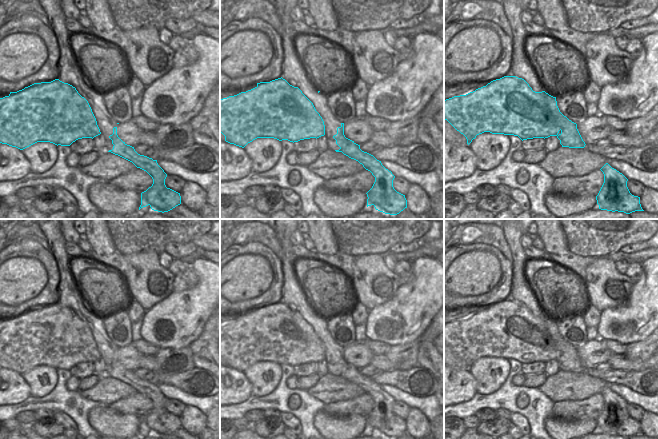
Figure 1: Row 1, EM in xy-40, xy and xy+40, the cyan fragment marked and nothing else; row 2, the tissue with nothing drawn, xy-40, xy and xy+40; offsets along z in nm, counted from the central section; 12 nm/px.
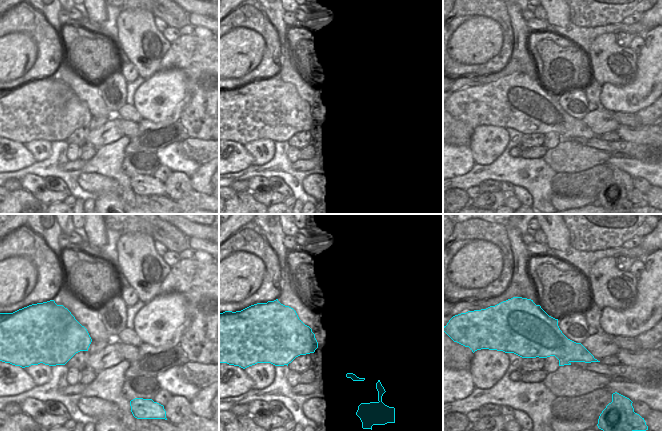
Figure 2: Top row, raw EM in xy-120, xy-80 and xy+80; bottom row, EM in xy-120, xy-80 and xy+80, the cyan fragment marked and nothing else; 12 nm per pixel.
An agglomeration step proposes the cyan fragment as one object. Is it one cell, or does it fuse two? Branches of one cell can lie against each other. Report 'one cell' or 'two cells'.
two cells

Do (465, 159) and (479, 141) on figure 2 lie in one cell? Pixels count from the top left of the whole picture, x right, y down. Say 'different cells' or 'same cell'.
different cells

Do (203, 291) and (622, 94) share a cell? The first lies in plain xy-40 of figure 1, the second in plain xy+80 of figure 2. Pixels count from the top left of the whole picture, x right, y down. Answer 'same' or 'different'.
same

